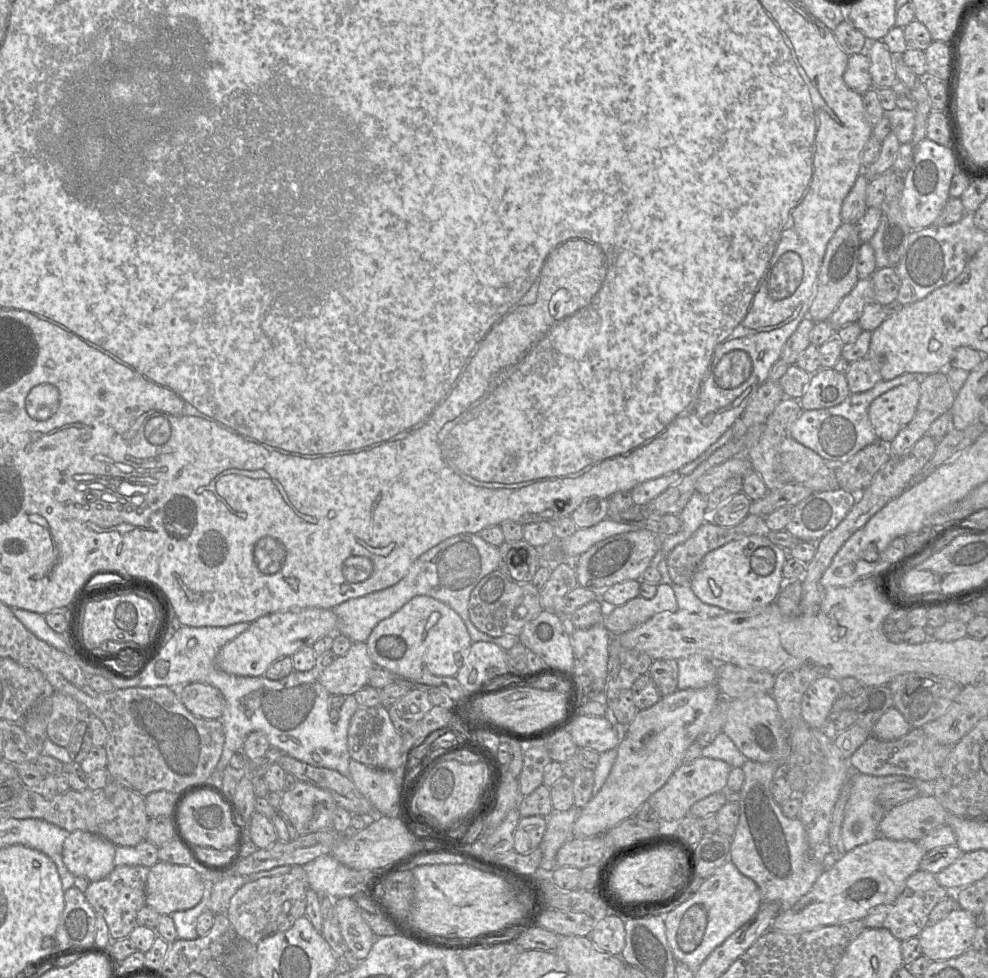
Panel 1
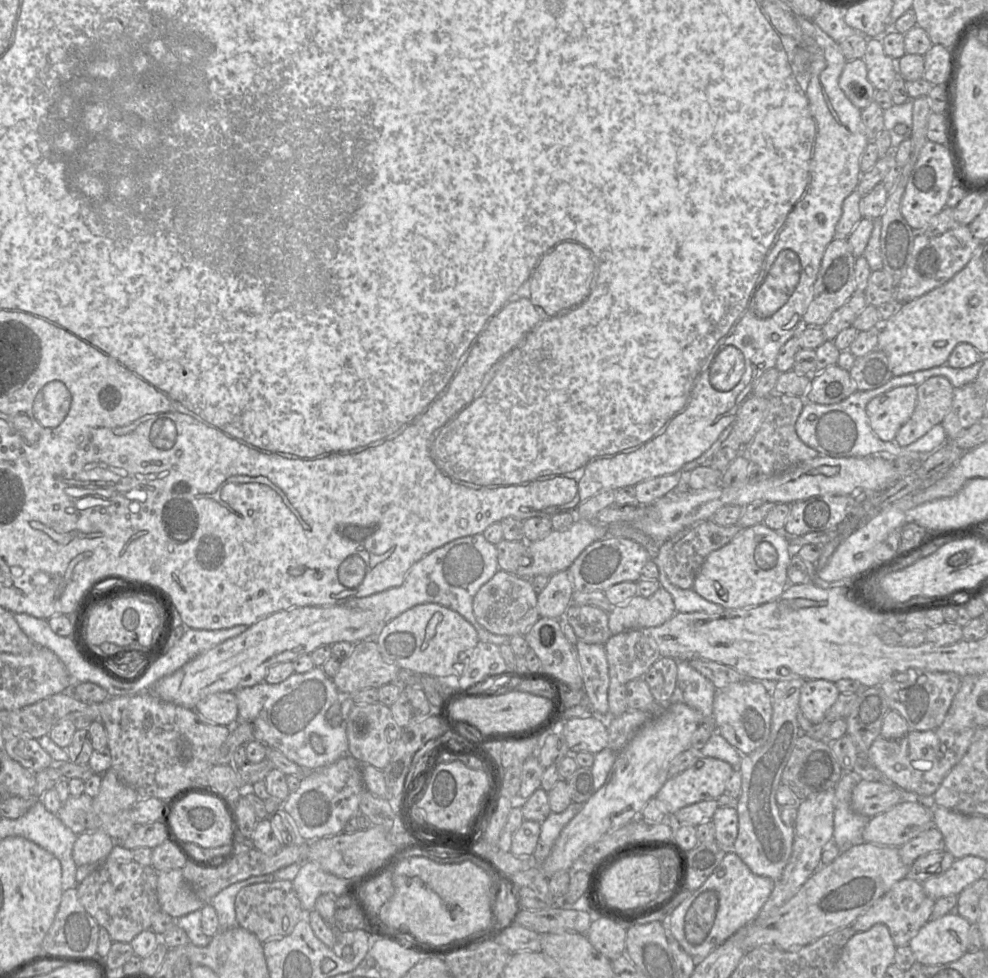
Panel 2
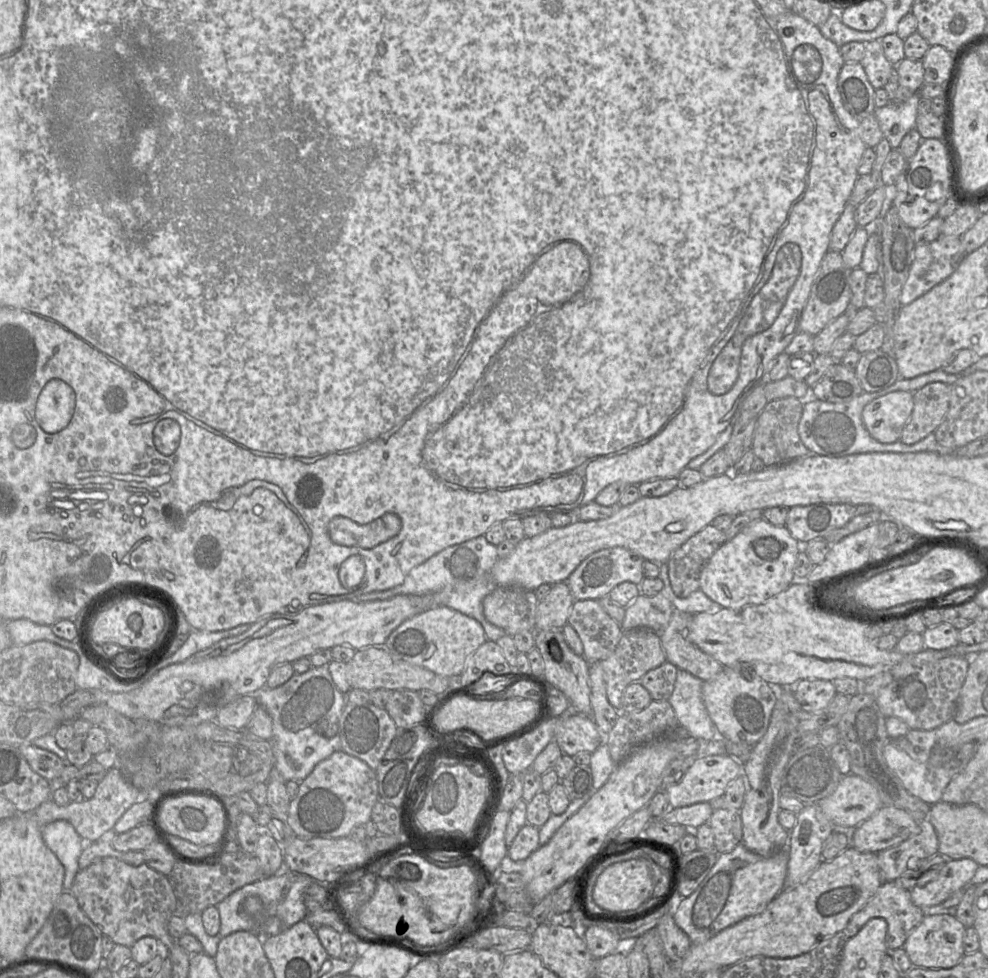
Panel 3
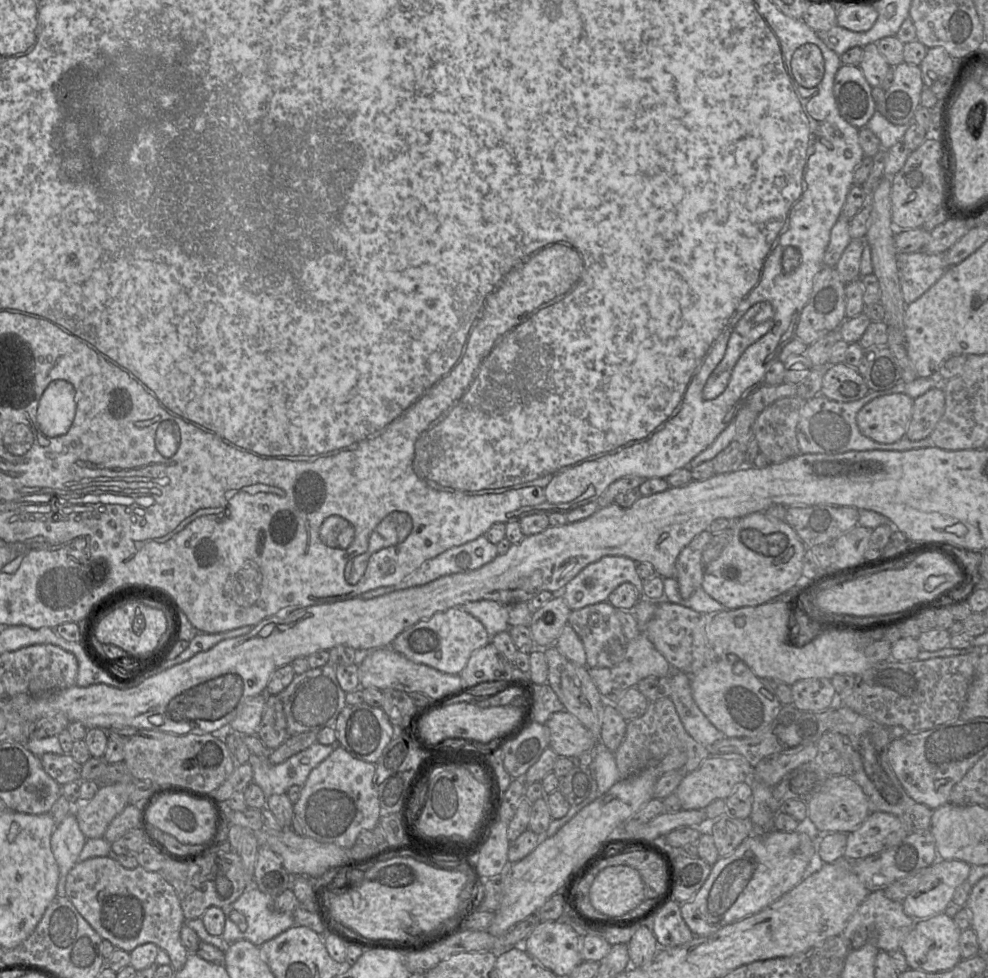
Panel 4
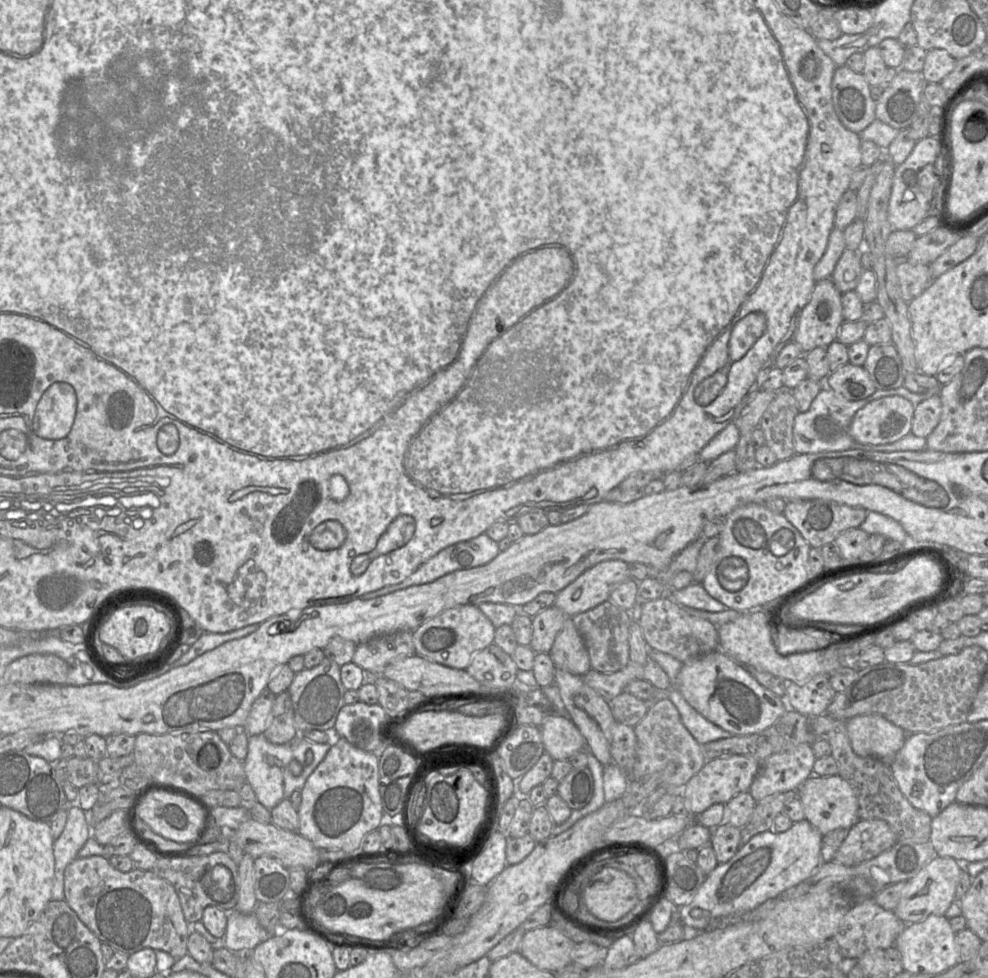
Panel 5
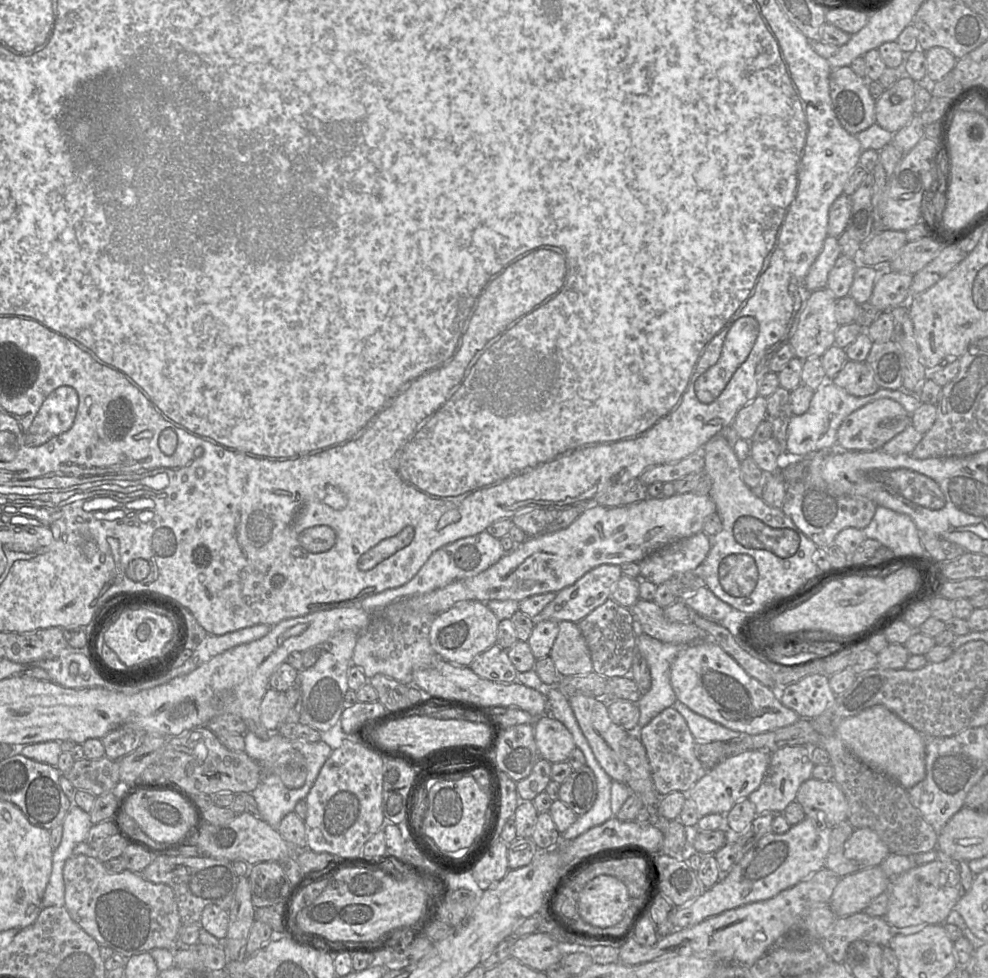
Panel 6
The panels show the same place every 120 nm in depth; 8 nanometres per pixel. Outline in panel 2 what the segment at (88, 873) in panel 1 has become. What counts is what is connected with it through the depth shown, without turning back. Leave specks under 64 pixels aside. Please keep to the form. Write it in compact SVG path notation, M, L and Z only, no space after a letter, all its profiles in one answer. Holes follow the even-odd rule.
M86 831L77 835L72 857L78 866L101 864L110 854L115 842L104 831Z

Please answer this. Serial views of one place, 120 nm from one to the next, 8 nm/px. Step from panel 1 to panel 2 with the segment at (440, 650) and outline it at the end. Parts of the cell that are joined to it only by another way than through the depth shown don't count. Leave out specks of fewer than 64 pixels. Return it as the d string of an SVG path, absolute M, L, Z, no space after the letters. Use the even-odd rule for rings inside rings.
M423 603L404 611L386 623L374 639L387 662L437 678L460 677L470 652L480 641L475 628L462 615L436 603Z

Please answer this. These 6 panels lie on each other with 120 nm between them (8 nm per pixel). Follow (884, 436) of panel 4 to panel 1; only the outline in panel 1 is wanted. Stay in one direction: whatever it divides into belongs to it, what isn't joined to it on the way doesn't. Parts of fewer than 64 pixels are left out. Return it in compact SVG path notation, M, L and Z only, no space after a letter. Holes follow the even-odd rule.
M920 381L894 387L870 404L868 415L882 443L889 444L914 417L920 399Z

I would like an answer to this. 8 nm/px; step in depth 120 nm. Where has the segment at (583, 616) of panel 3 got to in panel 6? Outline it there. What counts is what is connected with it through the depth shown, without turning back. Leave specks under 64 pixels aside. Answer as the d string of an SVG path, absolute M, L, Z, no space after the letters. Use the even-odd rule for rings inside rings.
M609 598L578 622L578 627L590 651L594 672L606 678L630 675L636 652L633 621L634 615L630 608L621 606Z

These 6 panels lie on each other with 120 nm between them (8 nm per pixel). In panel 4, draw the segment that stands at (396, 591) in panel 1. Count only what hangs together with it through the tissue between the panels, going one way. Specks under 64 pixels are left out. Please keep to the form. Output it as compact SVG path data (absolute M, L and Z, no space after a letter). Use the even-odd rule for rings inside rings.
M481 535L431 558L393 586L372 589L354 598L372 599L397 590L424 585L445 575L473 571L491 562L497 555L497 544ZM478 600L467 602L461 607L484 625L490 637L510 629L507 605L493 600Z

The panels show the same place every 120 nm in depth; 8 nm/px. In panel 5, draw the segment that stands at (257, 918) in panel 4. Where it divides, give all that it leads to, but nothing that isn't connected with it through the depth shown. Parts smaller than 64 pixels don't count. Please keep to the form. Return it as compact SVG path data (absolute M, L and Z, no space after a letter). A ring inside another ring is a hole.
M237 910L228 913L223 945L235 953L250 953L258 944L274 936L263 928L255 913L243 914Z

